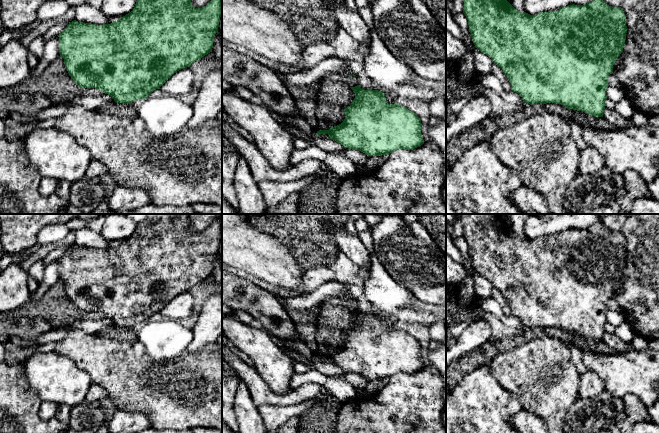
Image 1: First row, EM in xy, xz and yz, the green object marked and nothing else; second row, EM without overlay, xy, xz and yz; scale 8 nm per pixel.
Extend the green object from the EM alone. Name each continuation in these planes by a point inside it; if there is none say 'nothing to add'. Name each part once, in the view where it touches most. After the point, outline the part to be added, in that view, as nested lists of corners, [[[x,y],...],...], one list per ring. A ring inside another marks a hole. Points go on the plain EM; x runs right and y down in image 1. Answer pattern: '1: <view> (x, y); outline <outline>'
nothing to add

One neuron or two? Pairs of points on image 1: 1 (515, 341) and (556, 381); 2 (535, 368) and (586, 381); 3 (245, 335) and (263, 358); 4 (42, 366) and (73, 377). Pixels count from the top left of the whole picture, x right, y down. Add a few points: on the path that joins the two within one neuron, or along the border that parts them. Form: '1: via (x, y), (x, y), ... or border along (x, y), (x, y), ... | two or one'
1: border along (542, 336), (532, 338), (498, 354) | two
2: border along (581, 374), (579, 379), (579, 398) | two
3: via (248, 341), (258, 352) | one
4: via (50, 374), (54, 377), (65, 377) | one

